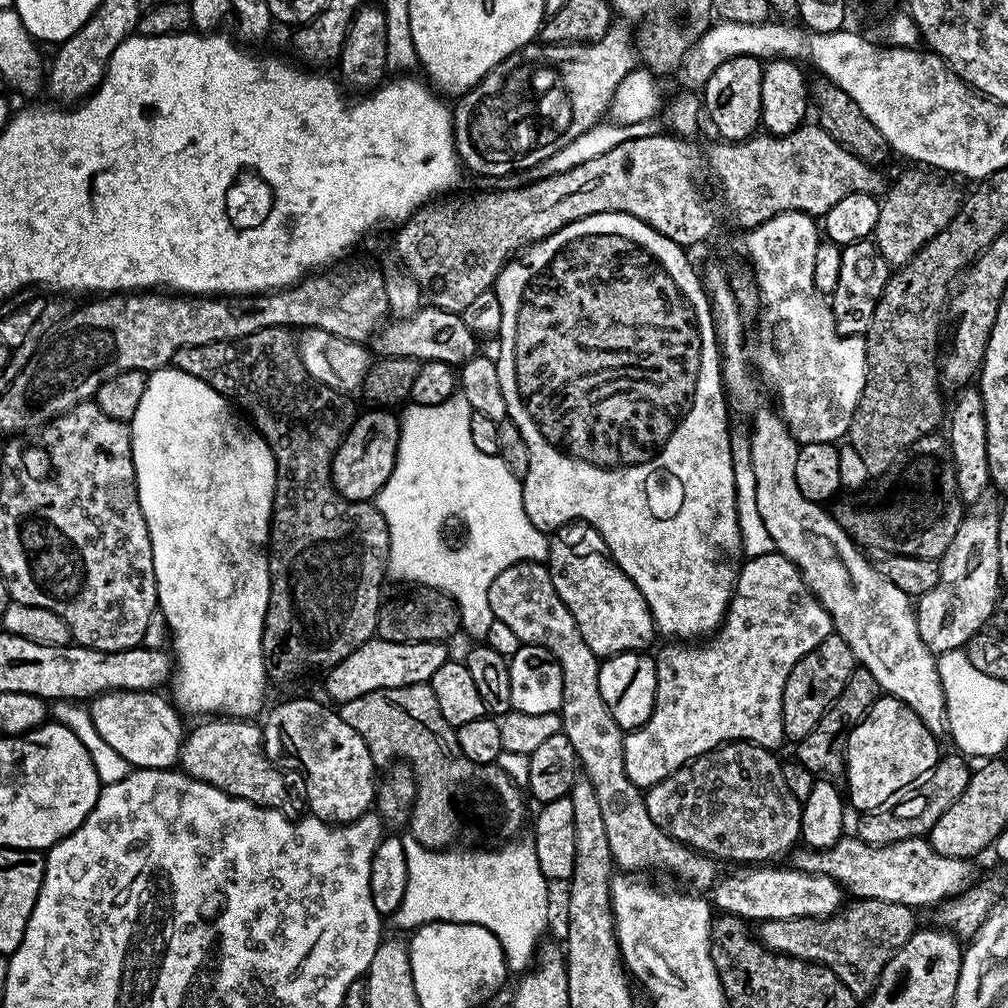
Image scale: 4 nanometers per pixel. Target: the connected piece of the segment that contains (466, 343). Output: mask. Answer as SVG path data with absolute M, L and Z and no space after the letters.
M424 306L415 316L401 320L389 319L376 333L370 348L380 358L397 356L421 362L437 360L453 366L462 366L469 358L477 355L476 340L478 341L477 333L473 332L471 323L461 313Z

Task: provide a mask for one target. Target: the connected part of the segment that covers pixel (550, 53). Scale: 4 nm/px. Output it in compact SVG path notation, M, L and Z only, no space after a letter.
M624 22L613 23L601 40L590 44L543 44L533 43L530 53L536 62L555 62L558 65L558 80L569 95L573 106L573 118L566 136L568 140L586 134L609 115L609 108L618 84L638 67L638 48L634 43L634 32Z

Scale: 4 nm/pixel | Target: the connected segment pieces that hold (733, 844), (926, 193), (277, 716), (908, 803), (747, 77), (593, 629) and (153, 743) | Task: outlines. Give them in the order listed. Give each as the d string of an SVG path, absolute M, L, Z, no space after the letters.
M722 744L705 756L683 764L674 774L647 789L644 797L646 810L650 810L650 818L654 818L656 825L670 838L717 862L745 860L745 865L756 866L761 862L775 861L772 860L775 856L788 851L791 853L797 847L802 807L801 800L790 794L784 777L784 764L776 761L776 755L775 751L757 744Z
M916 166L910 168L909 172L897 178L896 185L893 188L891 185L880 200L874 243L890 266L909 264L914 254L934 238L934 234L942 231L962 212L962 192L948 181L951 179L932 170L921 170Z
M288 700L278 705L262 724L264 753L277 768L297 768L304 775L307 811L311 815L333 826L352 824L369 815L376 798L378 772L372 763L372 749L363 736L342 722L339 711L331 712L324 704Z
M941 755L923 782L886 798L882 806L863 813L854 829L858 839L867 844L892 844L896 840L909 840L915 836L927 837L938 818L942 818L942 814L950 810L950 806L959 798L962 790L966 790L968 780L972 777L973 769L968 768L969 761L963 755L955 755Z
M748 56L730 57L718 66L714 74L702 87L702 108L706 120L716 127L721 141L735 142L746 140L757 135L761 127L760 111L762 110L762 74L764 64L759 59Z
M553 539L548 546L546 567L554 582L554 590L558 590L558 598L562 598L570 614L574 614L574 622L578 622L578 630L582 630L582 639L586 641L586 646L590 646L590 650L594 650L596 656L607 658L623 652L643 652L651 649L652 639L657 639L658 633L646 598L642 598L638 586L634 586L631 578L617 564L612 563L607 555L575 552L566 541Z
M159 691L104 692L91 701L90 711L94 730L133 769L172 768L179 761L180 747L184 745L186 727L175 703L160 697Z

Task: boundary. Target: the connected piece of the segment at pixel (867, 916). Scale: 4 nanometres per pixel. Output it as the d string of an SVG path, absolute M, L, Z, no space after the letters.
M859 898L851 902L832 916L759 921L758 939L765 948L782 956L826 966L858 998L867 998L876 988L886 962L917 931L917 913L898 902Z

